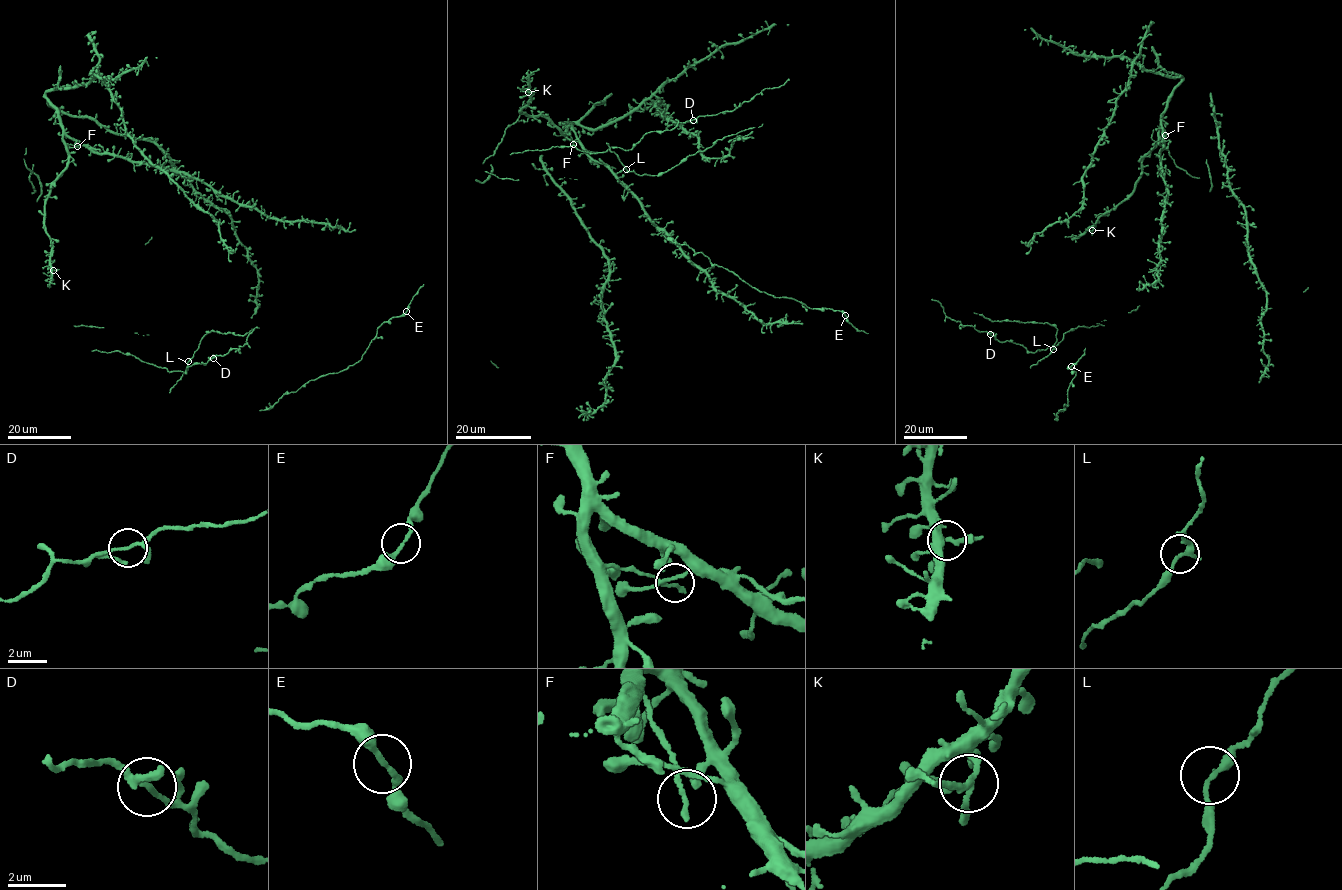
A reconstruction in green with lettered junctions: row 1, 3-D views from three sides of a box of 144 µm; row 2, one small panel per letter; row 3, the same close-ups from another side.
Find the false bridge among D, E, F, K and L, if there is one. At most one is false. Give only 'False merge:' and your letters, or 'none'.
False merge: none

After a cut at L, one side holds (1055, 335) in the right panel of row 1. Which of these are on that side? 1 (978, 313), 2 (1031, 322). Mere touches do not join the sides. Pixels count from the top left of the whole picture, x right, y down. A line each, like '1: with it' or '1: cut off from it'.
1: with it
2: with it

